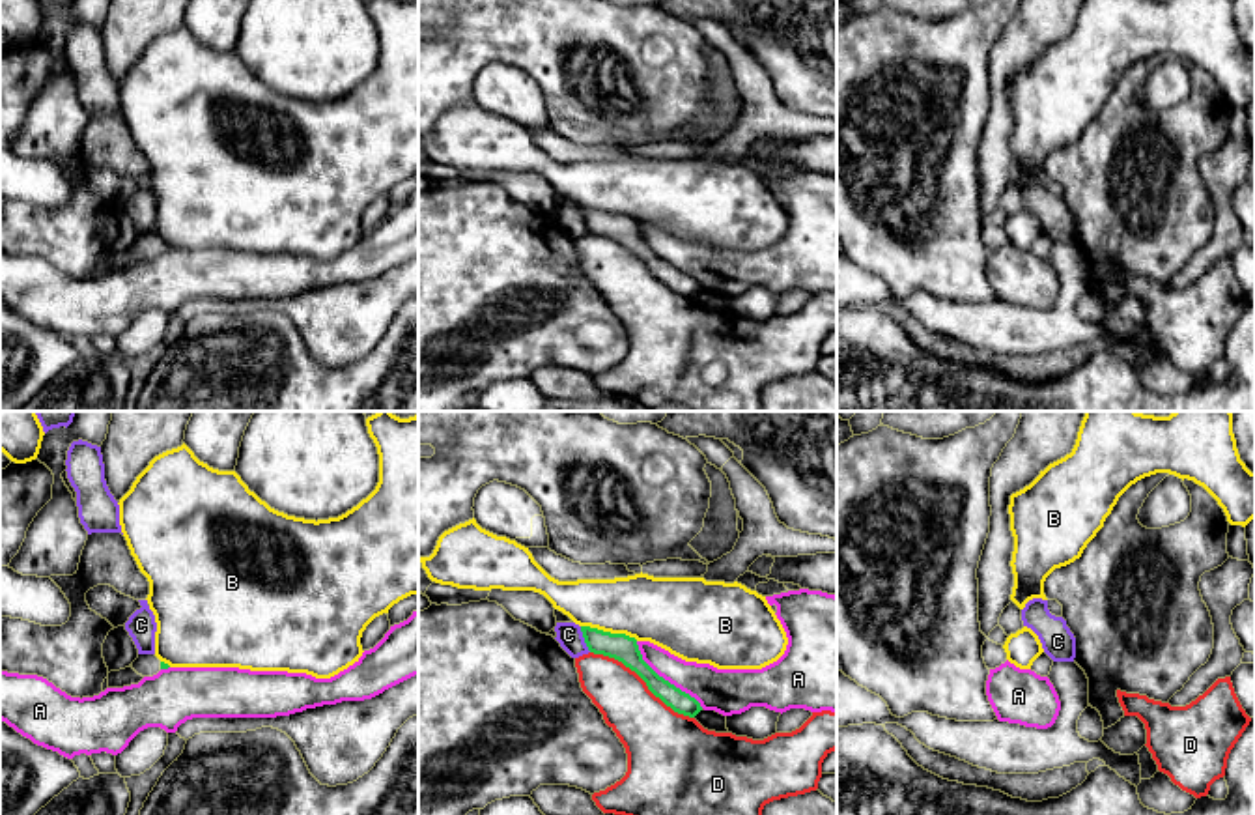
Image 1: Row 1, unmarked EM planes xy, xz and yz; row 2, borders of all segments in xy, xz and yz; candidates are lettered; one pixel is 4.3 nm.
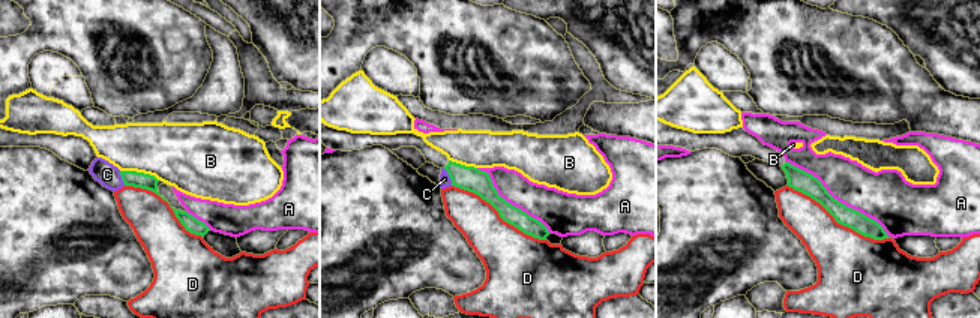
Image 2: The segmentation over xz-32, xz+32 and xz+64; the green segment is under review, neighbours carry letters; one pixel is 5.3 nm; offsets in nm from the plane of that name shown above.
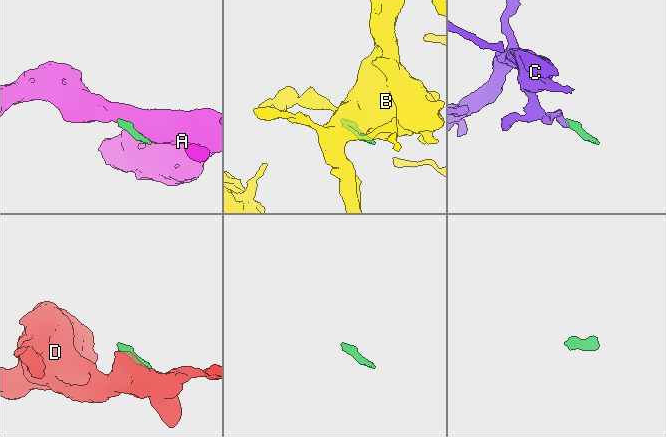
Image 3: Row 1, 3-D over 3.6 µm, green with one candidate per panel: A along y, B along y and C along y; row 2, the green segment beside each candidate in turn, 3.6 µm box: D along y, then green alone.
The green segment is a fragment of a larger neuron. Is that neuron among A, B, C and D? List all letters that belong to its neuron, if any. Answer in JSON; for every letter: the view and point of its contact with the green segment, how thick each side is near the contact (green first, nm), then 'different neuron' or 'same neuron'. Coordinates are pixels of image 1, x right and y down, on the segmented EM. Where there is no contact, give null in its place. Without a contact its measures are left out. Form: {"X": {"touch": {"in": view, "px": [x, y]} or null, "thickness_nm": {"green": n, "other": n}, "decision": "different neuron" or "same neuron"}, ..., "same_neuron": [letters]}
{"A": {"touch": {"in": "xz", "px": [663, 679]}, "thickness_nm": {"green": 120, "other": 180}, "decision": "different neuron"}, "B": {"touch": {"in": "xz", "px": [609, 632]}, "thickness_nm": {"green": 120, "other": 280}, "decision": "different neuron"}, "C": {"touch": {"in": "xz", "px": [585, 640]}, "thickness_nm": {"green": 120, "other": 110}, "decision": "different neuron"}, "D": {"touch": {"in": "xz", "px": [643, 679]}, "thickness_nm": {"green": 120, "other": 280}, "decision": "different neuron"}, "same_neuron": []}

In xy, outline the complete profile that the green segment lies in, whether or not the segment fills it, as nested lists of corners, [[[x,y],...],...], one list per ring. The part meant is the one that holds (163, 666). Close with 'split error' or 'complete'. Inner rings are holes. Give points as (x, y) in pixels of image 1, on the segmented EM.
[[[138,654],[131,667],[142,677],[153,677],[170,665],[161,662],[155,654]]]; split error

